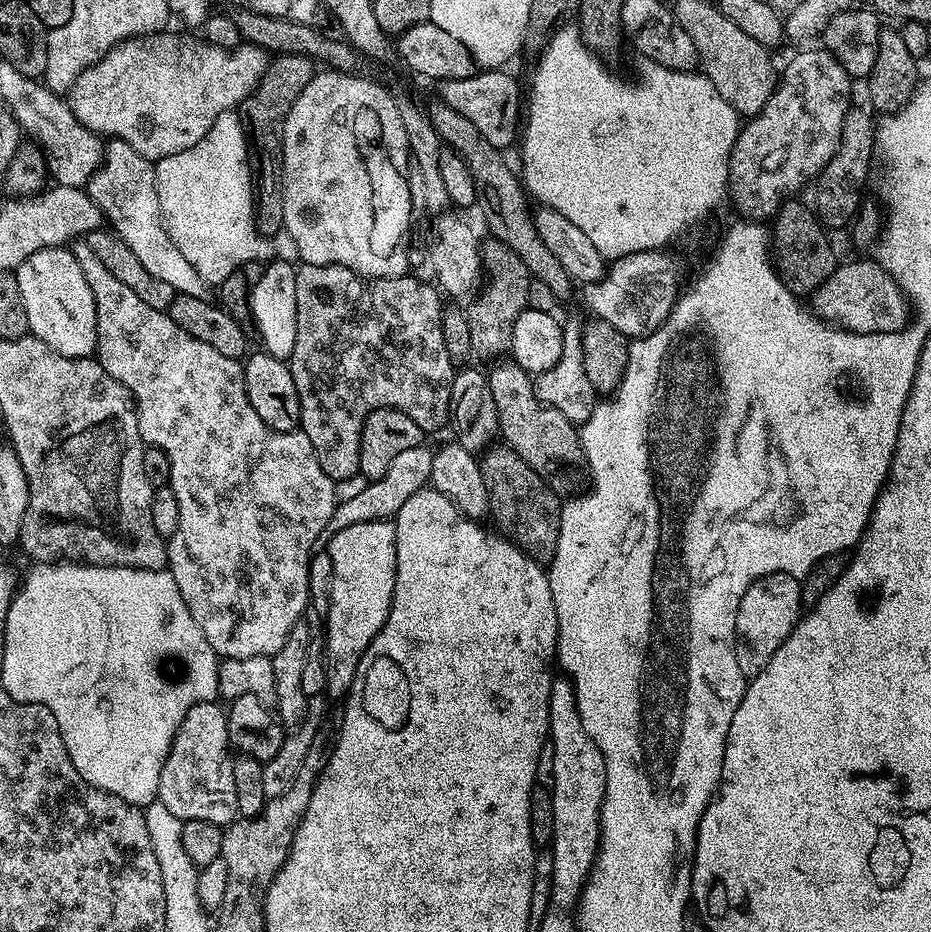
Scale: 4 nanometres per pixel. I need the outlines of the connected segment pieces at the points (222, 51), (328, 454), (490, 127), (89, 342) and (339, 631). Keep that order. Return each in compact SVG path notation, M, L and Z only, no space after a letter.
M161 30L151 34L142 36L134 36L126 40L121 40L115 44L100 60L94 62L88 69L82 70L78 74L78 78L72 84L72 88L66 93L68 106L71 108L73 115L76 116L78 122L82 126L86 126L90 131L99 134L104 138L115 138L125 140L130 146L134 146L134 150L138 150L138 154L151 158L153 161L166 158L170 154L178 154L178 150L190 150L190 146L194 146L194 142L200 141L206 134L206 130L210 130L210 126L214 126L214 118L218 118L218 114L233 111L237 106L243 105L248 99L248 95L258 86L258 82L262 78L262 74L268 69L270 63L269 53L260 48L256 44L242 42L234 49L219 48L208 43L203 38L197 38L195 35L179 36L173 30Z
M301 263L296 268L298 334L286 363L298 390L299 431L310 438L318 466L326 470L331 480L345 480L359 473L362 426L374 410L402 410L402 414L410 414L418 422L425 434L449 423L452 380L457 369L443 338L441 293L431 283L412 275L369 278L337 264Z
M480 70L470 78L441 80L438 88L438 98L474 122L474 126L486 134L490 146L508 150L512 143L512 147L517 143L518 125L522 120L522 92L520 96L520 84L508 70Z
M67 247L47 248L30 254L14 270L18 294L22 298L22 306L26 310L26 322L31 335L37 336L50 350L66 358L88 358L96 351L96 307L94 294L90 290L90 282L86 282L86 274L82 274L82 266L78 266L76 256Z
M391 519L367 520L327 537L332 581L328 584L328 629L323 629L324 687L327 695L347 697L362 654L390 614L396 581L396 525Z

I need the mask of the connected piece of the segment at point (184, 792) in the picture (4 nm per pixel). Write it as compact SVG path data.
M203 700L190 706L172 739L168 757L164 759L158 800L183 822L197 819L227 826L238 816L238 794L234 794L232 769L234 756L228 742L228 714L218 705Z

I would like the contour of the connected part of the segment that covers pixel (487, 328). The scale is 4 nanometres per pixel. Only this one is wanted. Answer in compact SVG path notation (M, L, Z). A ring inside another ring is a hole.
M495 238L485 239L482 244L482 272L486 279L475 293L472 305L467 305L466 313L469 322L470 342L473 353L487 362L509 351L512 347L514 322L528 308L530 282L534 277L528 273L526 262L510 246ZM496 356L496 357L495 357Z

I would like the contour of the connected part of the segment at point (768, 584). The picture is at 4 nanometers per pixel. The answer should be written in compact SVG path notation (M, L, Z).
M772 571L769 576L755 580L746 594L742 594L740 605L744 608L744 665L740 669L745 678L757 676L766 670L766 662L774 658L778 646L790 638L794 626L800 621L800 584L801 581L789 572Z

